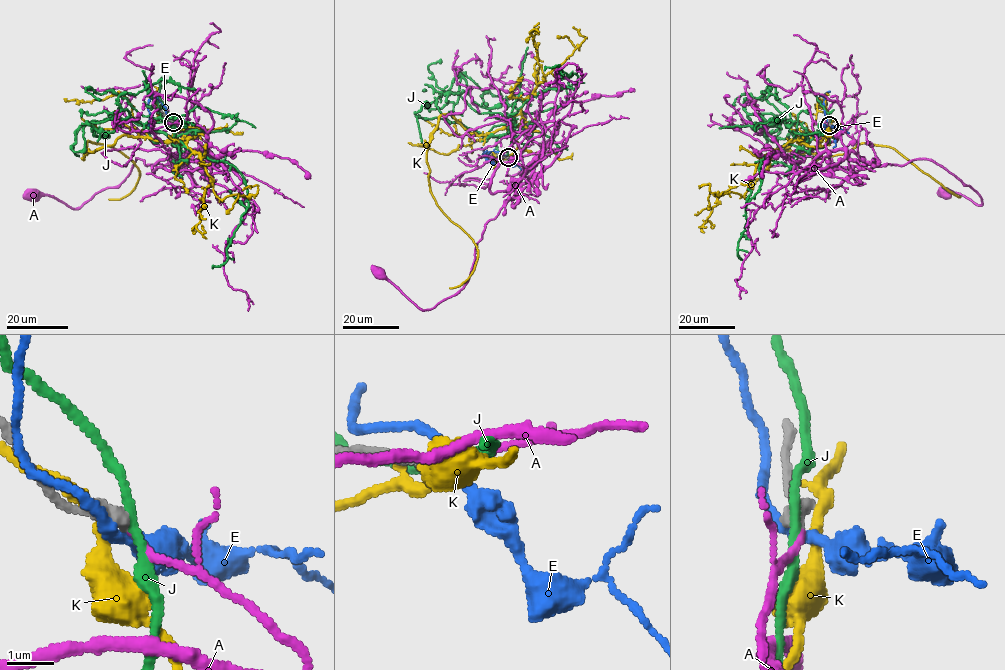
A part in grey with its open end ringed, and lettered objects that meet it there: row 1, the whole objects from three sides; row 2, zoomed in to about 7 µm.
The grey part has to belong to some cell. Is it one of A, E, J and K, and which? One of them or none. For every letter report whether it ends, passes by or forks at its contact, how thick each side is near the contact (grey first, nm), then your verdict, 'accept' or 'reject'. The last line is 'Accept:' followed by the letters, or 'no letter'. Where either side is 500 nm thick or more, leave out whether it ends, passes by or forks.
A: it ends there; 400 nm thick on the grey side, 140 nm on the other; accept
E: it passes by; 400 nm thick on the grey side, 200 nm on the other; reject
J: it passes by; 400 nm thick on the grey side, 180 nm on the other; reject
K: it passes by; 440 nm thick on the grey side, 240 nm on the other; reject
Accept: A

